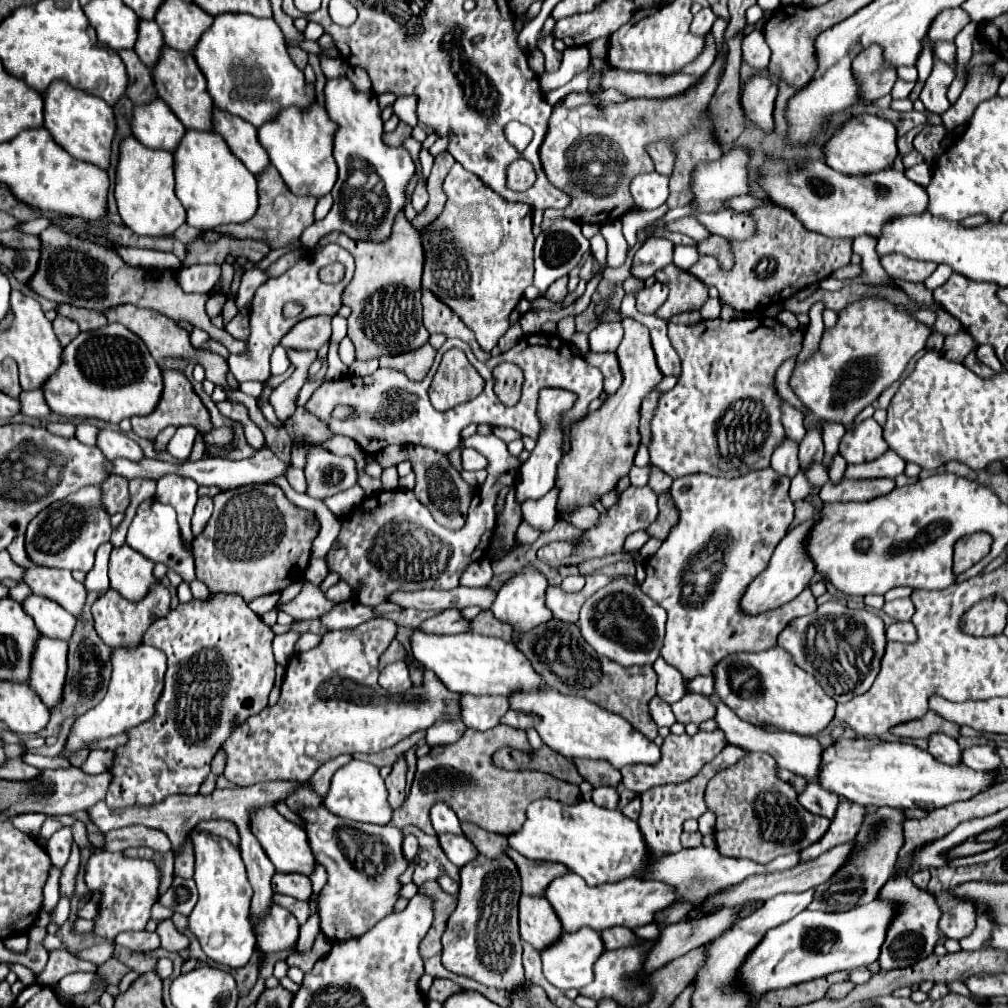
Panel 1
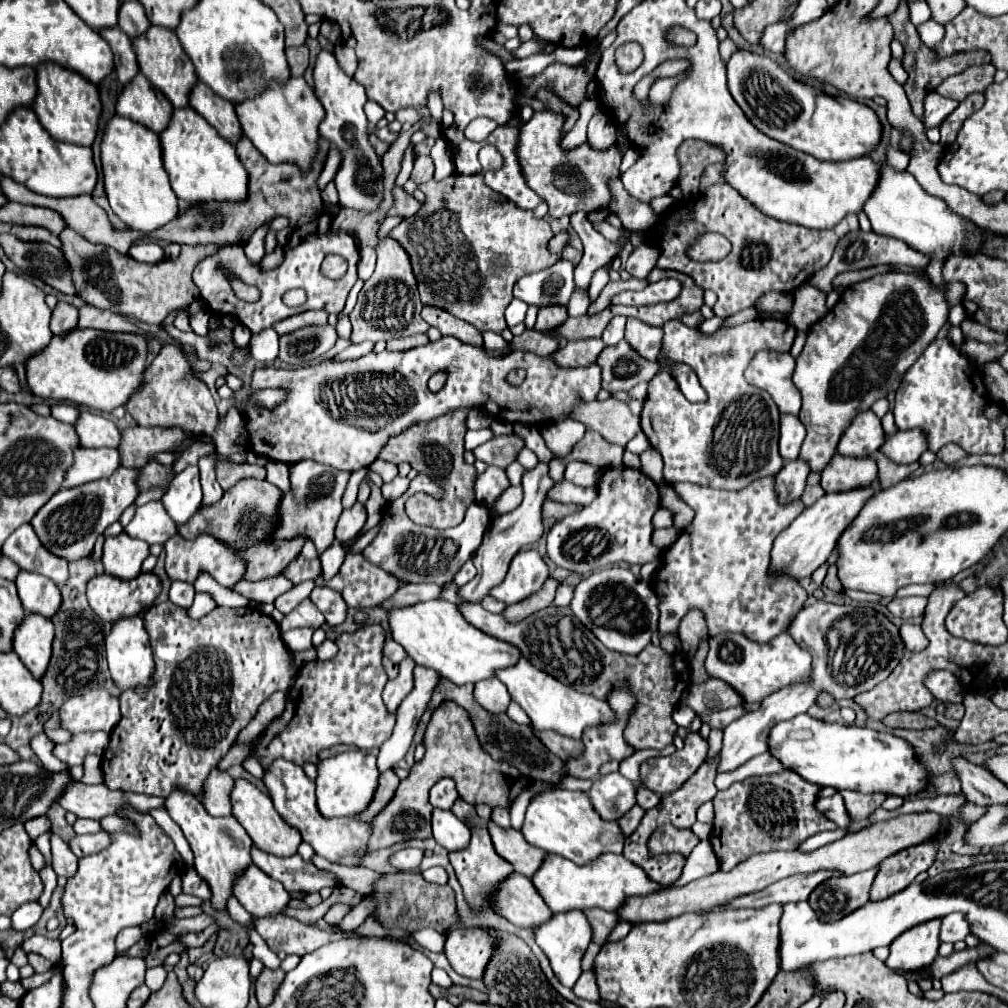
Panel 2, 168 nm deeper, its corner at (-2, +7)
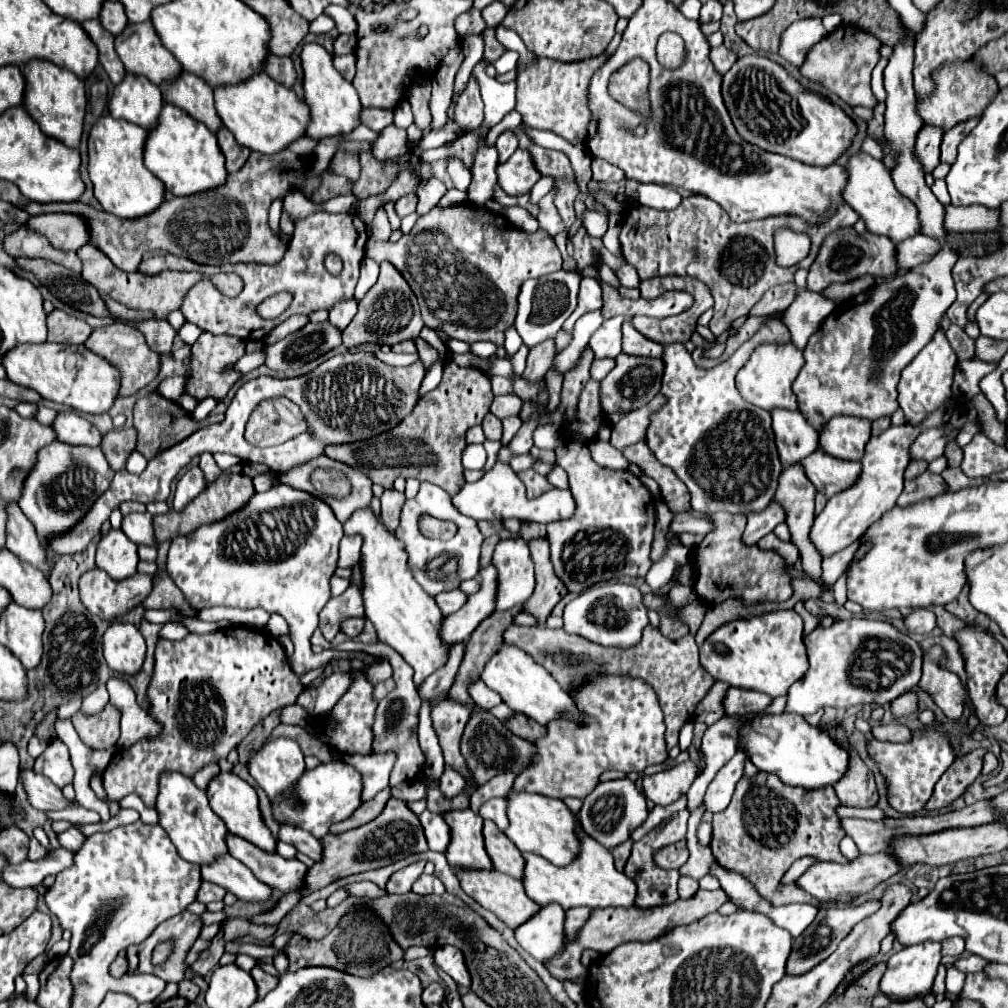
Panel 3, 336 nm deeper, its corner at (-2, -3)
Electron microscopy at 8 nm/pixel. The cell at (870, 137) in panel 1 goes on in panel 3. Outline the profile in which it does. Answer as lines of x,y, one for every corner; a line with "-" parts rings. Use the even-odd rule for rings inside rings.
742,56
722,76
722,96
738,134
774,154
810,166
830,166
852,144
856,124
828,98
802,88
780,64
762,56

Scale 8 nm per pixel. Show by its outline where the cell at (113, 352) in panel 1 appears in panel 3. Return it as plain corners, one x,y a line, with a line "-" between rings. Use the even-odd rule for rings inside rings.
26,344
16,346
2,360
10,382
36,390
42,398
70,406
84,414
102,414
114,404
120,388
120,372
104,358
86,352
72,352
68,344

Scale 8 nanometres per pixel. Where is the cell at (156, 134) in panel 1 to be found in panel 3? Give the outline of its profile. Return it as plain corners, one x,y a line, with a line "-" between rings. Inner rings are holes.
126,74
124,80
116,84
108,110
112,118
124,118
150,130
158,120
162,104
162,92
158,86
148,78
138,78
138,74

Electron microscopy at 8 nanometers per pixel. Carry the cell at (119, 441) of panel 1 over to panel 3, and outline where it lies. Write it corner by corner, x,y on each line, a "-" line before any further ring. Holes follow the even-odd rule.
58,412
56,420
52,422
52,430
56,432
56,438
66,444
86,444
86,446
98,446
102,440
102,434
96,426
92,426
84,416
76,412

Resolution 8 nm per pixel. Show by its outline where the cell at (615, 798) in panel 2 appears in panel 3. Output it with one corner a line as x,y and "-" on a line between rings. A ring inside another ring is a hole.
624,778
624,780
602,782
584,798
584,806
580,810
580,824
590,838
600,842
604,848
612,850
622,842
626,842
630,834
646,820
646,816
648,808
644,794
636,788
632,780

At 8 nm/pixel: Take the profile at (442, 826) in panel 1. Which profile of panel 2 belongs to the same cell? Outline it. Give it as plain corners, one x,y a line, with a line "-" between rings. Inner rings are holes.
442,778
430,790
430,804
434,808
450,810
456,800
458,800
458,792
454,788
454,780
450,780
450,778

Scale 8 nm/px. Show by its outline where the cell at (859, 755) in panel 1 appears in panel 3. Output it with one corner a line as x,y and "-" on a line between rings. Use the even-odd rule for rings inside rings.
764,714
748,720
738,734
738,750
748,752
748,760
762,772
776,774
784,784
808,790
832,786
848,770
848,752
826,732
810,726
798,714

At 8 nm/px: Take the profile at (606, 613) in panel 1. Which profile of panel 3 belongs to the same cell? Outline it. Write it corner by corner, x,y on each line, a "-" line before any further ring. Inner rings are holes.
602,582
586,592
578,594
564,608
564,630
570,634
578,634
590,642
600,646
618,646
630,648
638,644
644,626
648,624
646,606
642,602
642,594
636,586
630,584
610,584

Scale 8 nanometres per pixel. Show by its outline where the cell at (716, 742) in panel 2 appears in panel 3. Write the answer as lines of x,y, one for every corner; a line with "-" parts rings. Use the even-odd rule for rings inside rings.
700,806
694,814
690,814
690,820
688,820
688,834
686,834
686,840
688,840
688,850
690,850
690,858
688,862
680,868
680,874
682,876
690,876
694,880
700,880
706,870
710,868
714,856
712,856
712,850
708,846
700,846
698,840
696,840
696,828
700,824
700,818
704,814
704,808

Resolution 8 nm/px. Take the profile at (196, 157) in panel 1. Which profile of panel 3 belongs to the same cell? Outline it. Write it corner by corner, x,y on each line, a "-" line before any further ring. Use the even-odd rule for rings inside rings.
174,104
162,106
156,126
148,132
148,140
144,142
144,166
164,182
172,196
192,196
222,186
228,176
216,136

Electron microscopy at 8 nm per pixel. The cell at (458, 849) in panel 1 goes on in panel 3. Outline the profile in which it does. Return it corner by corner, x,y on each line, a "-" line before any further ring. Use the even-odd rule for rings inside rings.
424,810
420,816
418,816
422,828
424,828
424,836
428,840
428,846
430,850
436,850
436,852
446,852
448,844
450,844
450,828
448,824
444,822
444,818
440,814
434,814
430,810

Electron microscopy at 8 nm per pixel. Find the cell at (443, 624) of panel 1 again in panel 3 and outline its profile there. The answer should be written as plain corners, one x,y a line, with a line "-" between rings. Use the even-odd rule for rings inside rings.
516,624
506,630
504,642
528,652
540,666
544,666
558,680
558,684
566,692
572,688
574,682
590,676
594,670
602,670
602,672
610,670
610,674
620,674
620,676
640,676
644,682
648,682
656,690
660,698
660,706
666,722
668,748
678,746
680,728
692,718
698,702
710,692
710,688
716,682
698,662
698,646
694,642
694,634
686,634
680,640
670,640
650,624
642,632
642,640
638,642
638,646
632,646
630,650
604,648
594,642
588,642
582,636
568,634
564,632
564,628
550,630
546,626
526,628

